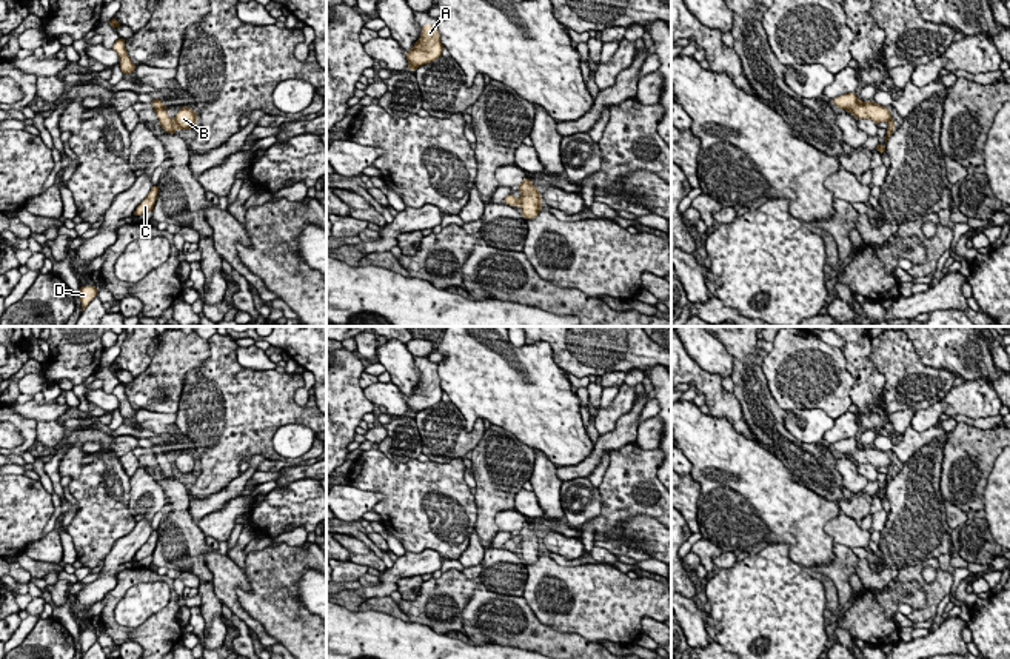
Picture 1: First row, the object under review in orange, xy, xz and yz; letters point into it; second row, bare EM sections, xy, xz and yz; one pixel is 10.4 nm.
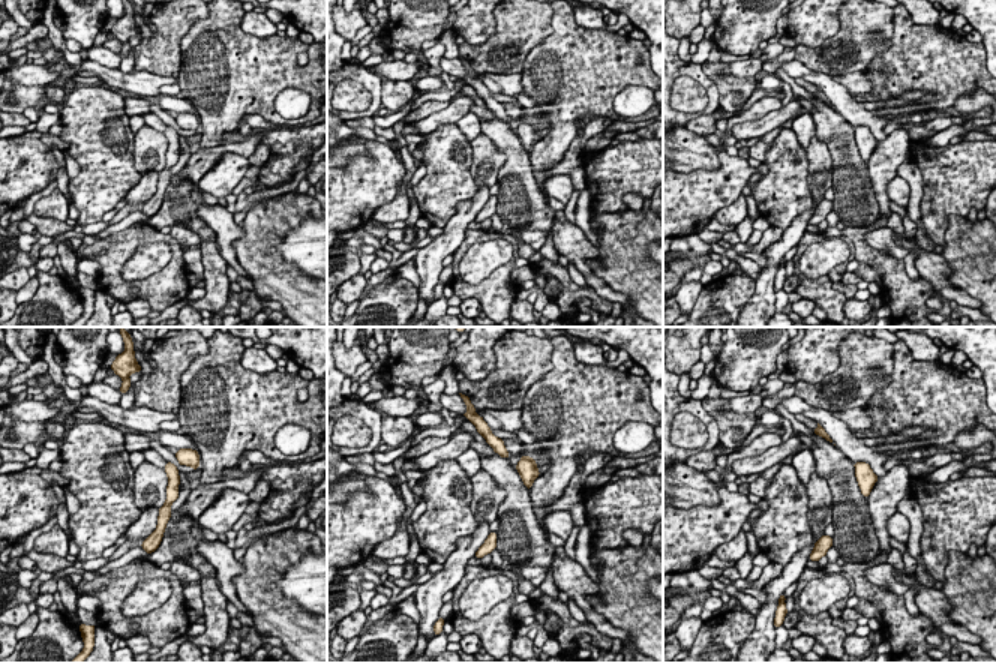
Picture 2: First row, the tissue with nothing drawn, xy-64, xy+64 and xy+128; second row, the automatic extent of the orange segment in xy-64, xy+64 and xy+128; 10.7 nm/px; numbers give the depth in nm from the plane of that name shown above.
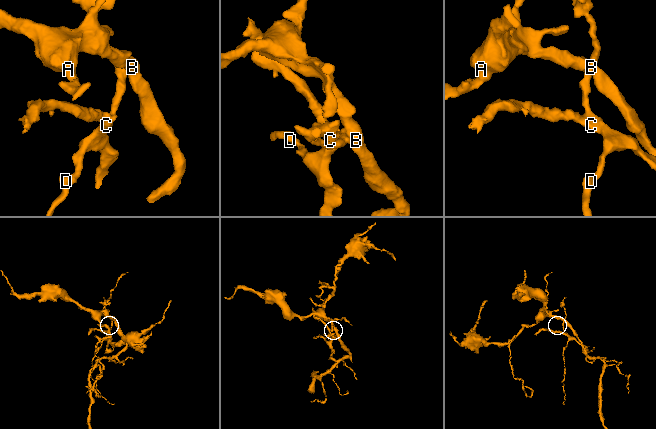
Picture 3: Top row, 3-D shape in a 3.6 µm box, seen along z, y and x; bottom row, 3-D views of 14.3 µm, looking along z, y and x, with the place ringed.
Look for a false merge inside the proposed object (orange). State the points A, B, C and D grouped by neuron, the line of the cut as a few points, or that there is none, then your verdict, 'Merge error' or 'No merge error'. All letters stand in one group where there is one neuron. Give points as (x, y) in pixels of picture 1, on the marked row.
Groups: A B / C D. Split along xy (173, 122), (176, 128). Merge error

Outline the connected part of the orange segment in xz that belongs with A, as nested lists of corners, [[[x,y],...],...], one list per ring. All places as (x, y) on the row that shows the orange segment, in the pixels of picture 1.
[[[425,25],[420,26],[420,29],[422,29],[420,38],[416,42],[413,49],[406,52],[408,69],[411,71],[442,57],[443,51],[437,26]]]

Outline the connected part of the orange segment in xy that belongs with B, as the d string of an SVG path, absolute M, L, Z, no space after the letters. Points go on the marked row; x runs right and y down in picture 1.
M182 106L174 119L176 128L191 129L197 123L197 114L191 108Z

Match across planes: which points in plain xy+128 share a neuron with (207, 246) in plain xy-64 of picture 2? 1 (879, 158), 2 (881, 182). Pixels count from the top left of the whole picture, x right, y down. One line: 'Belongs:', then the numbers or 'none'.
Belongs: none

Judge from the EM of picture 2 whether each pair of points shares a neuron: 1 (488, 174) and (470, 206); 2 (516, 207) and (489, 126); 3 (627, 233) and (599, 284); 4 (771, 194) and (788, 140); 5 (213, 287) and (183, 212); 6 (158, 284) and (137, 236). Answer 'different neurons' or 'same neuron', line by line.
1: different neurons
2: same neuron
3: different neurons
4: same neuron
5: same neuron
6: same neuron

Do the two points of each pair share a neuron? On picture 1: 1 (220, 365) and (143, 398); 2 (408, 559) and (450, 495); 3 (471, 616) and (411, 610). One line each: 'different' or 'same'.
1: different
2: different
3: different

